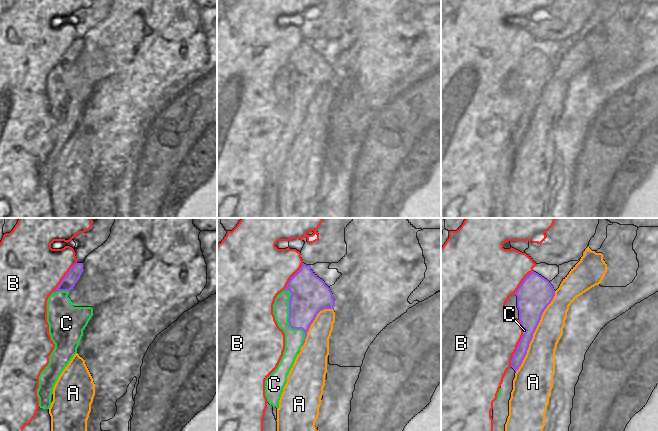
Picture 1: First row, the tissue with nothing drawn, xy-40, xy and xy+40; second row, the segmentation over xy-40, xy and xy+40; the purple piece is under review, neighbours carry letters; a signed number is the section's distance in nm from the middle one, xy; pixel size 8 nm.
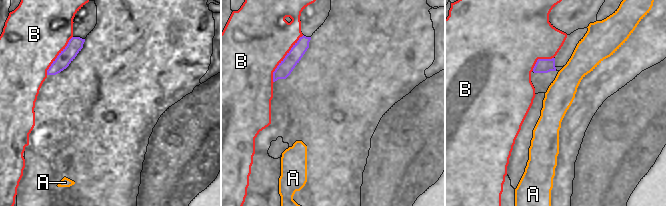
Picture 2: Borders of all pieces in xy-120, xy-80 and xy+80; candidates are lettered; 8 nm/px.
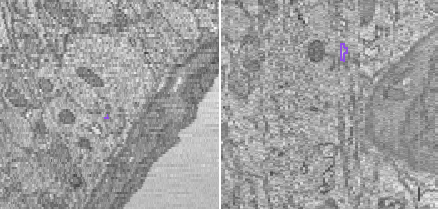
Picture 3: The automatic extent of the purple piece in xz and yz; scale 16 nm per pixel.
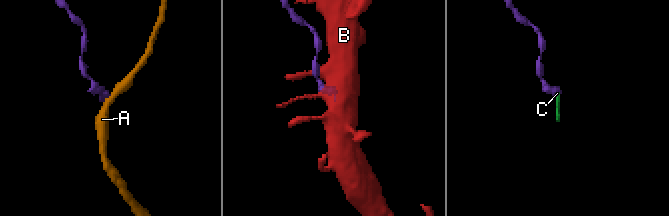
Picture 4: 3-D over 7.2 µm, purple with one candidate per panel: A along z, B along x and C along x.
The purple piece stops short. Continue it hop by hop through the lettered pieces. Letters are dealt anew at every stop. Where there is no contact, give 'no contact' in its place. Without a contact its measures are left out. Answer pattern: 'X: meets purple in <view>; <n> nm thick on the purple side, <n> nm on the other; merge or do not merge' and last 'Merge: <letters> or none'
A: meets purple in xy+40; 240 nm thick on the purple side, 240 nm on the other; do not merge
B: meets purple in xy+40; 140 nm thick on the purple side, 480 nm on the other; do not merge
C: meets purple in xy; 280 nm thick on the purple side, 150 nm on the other; merge
Merge: C

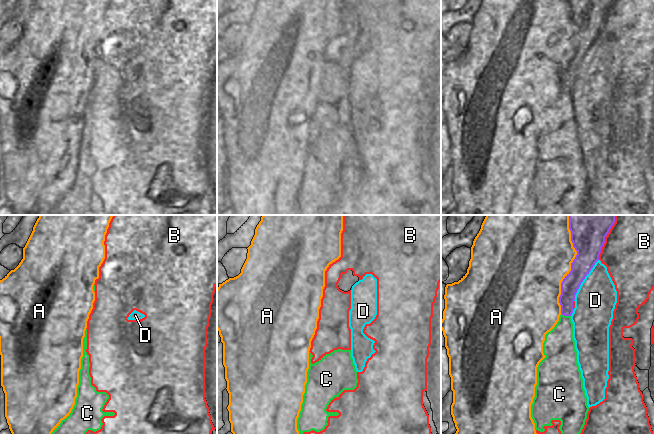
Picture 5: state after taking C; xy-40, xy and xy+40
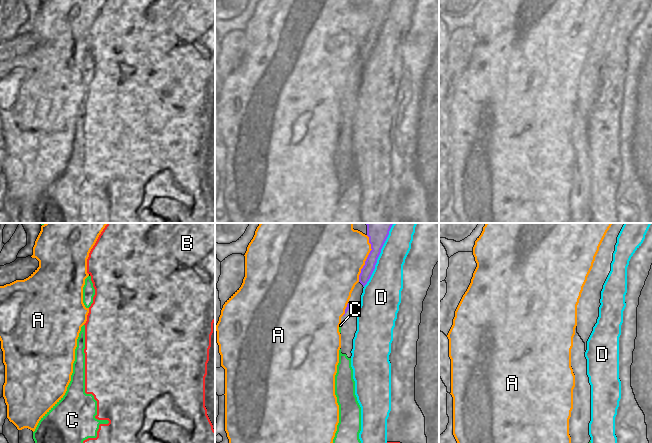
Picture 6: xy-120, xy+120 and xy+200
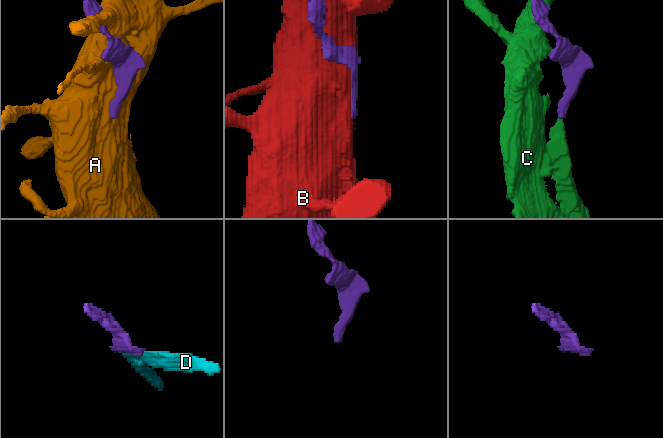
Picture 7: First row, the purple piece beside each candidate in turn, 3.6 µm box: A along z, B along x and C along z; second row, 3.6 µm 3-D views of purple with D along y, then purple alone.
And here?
A: meets purple in xy+40; 220 nm thick on the purple side, 460 nm on the other; do not merge
B: meets purple in xy+40; 260 nm thick on the purple side, 420 nm on the other; do not merge
C: meets purple in xy+40; 140 nm thick on the purple side, 260 nm on the other; do not merge
D: meets purple in xy+40; 190 nm thick on the purple side, 320 nm on the other; do not merge
Merge: none

